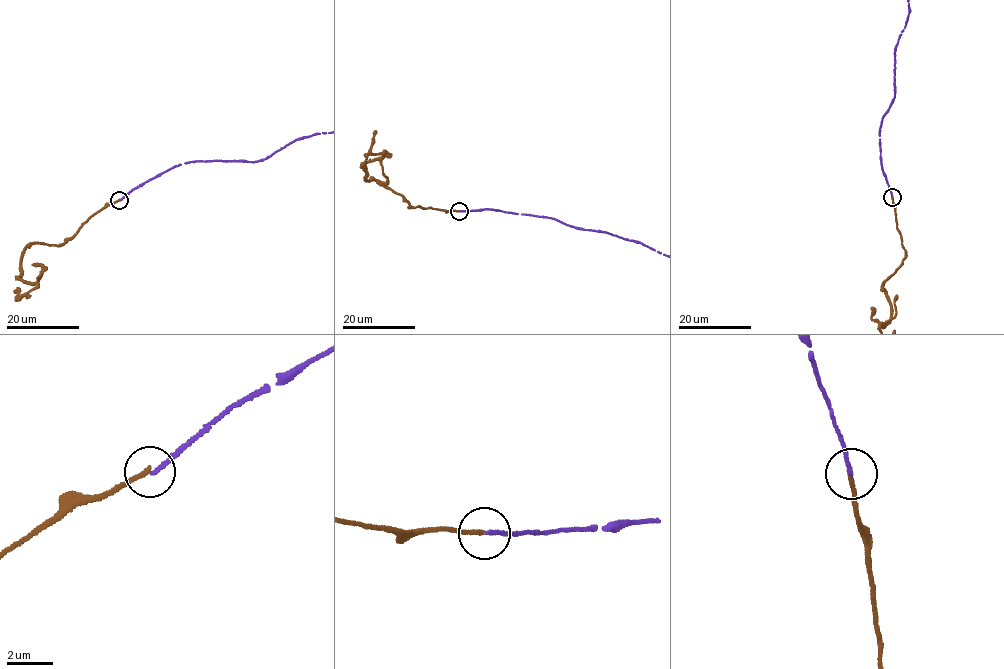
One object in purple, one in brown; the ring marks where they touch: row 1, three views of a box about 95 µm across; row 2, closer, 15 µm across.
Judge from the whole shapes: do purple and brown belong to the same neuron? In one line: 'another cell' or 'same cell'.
another cell

